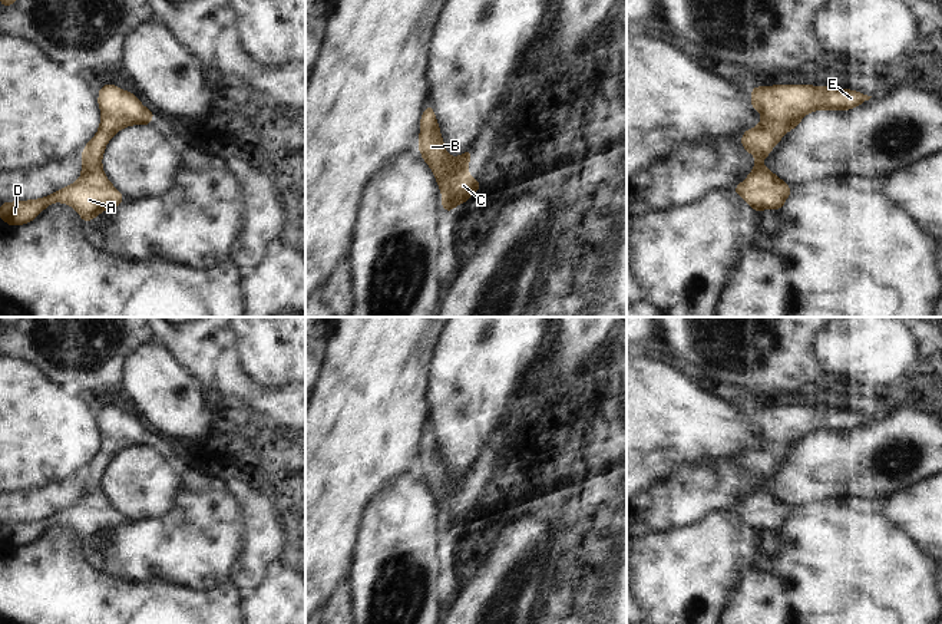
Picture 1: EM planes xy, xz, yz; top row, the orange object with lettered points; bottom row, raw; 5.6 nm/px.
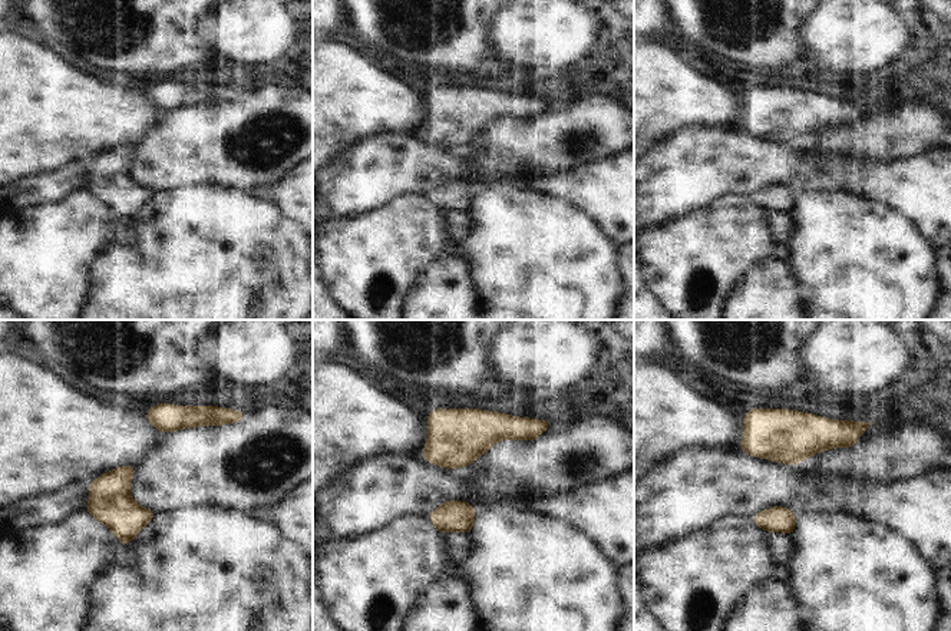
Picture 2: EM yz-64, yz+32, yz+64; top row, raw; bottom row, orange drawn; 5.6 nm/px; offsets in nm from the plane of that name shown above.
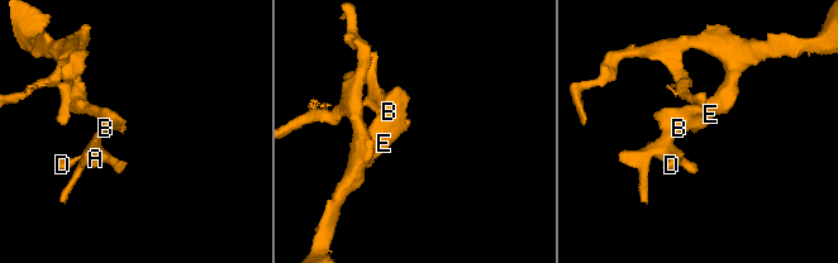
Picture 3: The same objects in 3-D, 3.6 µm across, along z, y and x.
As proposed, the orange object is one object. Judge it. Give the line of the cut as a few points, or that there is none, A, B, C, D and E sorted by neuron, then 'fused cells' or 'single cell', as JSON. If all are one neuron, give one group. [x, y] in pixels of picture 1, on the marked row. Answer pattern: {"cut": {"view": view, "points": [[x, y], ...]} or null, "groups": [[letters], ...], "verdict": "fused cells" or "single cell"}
{"cut": null, "groups": [["A", "B", "C", "D", "E"]], "verdict": "single cell"}

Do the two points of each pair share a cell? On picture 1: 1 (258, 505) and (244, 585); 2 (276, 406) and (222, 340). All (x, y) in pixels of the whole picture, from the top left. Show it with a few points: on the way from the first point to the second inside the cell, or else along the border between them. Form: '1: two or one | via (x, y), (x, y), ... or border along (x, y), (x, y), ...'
1: one | via (258, 525), (258, 558), (254, 565)
2: one | via (255, 399), (222, 366), (222, 360)

